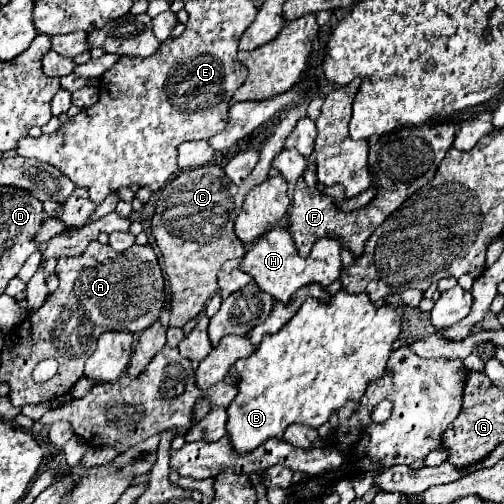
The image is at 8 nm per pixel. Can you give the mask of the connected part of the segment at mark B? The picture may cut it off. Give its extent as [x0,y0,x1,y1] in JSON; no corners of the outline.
[227,290,401,454]

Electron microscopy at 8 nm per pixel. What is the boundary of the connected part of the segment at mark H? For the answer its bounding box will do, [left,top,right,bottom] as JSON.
[241,226,341,302]

